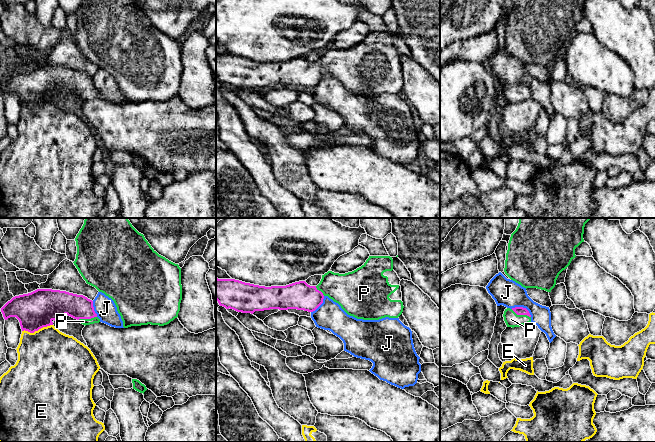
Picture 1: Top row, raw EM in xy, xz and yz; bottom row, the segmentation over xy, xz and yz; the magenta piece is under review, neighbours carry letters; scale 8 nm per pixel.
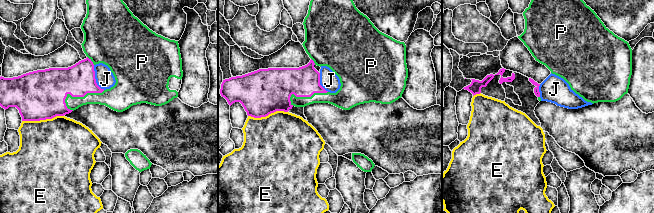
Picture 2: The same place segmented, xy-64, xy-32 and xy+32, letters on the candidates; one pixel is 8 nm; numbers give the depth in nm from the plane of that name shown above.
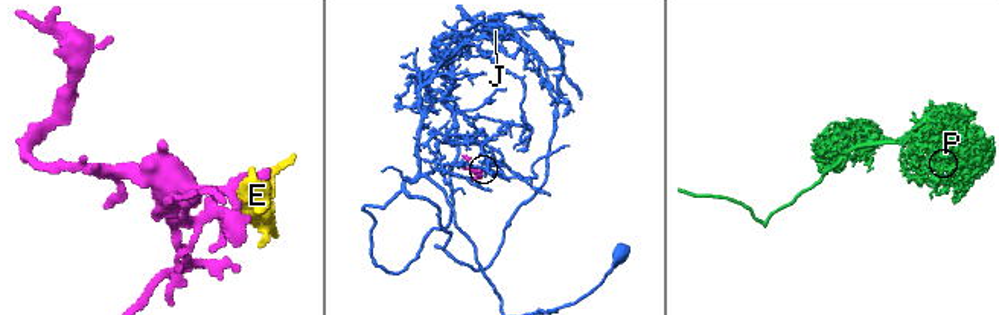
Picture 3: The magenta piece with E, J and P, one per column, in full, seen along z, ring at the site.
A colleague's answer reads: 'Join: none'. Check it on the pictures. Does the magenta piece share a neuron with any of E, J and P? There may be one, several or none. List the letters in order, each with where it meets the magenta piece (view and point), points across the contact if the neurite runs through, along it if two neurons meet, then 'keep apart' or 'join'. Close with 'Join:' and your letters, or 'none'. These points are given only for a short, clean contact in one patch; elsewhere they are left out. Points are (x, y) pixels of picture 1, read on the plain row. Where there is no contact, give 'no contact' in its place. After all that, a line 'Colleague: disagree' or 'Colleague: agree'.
E: meets magenta in xy at (37, 106); keep apart
J: meets magenta in yz at (522, 83); border along yz (511, 84), (524, 83), (531, 92); keep apart
P: meets magenta in yz at (521, 90); join
Join: P
Colleague: disagree

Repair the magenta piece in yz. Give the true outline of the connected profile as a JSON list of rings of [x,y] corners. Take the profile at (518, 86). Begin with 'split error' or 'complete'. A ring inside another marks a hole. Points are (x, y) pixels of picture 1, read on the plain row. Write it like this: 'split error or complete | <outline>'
split error | [[[523,83],[507,84],[504,87],[503,93],[507,103],[520,103],[531,99],[531,91],[529,87]]]

